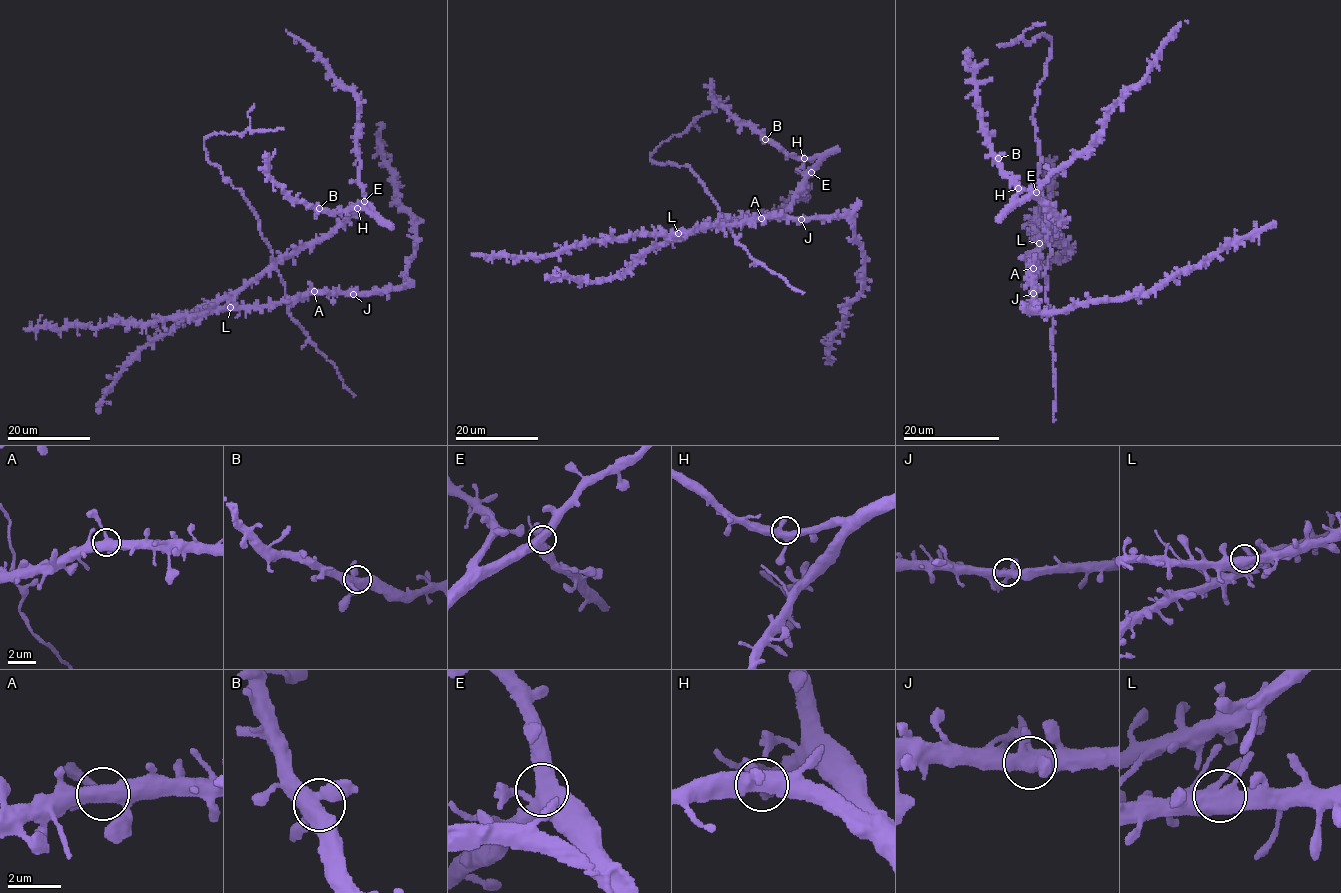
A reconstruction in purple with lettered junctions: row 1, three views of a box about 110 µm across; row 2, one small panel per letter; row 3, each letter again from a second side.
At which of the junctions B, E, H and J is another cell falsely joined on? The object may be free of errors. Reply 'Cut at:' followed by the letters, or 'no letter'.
Cut at: no letter

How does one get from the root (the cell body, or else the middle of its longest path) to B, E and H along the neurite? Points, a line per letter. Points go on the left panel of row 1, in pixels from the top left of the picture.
B: (230, 306), (227, 304), (231, 297), (245, 285), (285, 258), (324, 240), (362, 203), (337, 212), (319, 208)
E: (230, 306), (227, 304), (231, 297), (245, 285), (285, 258), (324, 240), (364, 201)
H: (230, 306), (227, 304), (231, 297), (245, 285), (285, 258), (324, 240), (362, 203), (356, 204), (357, 208)

